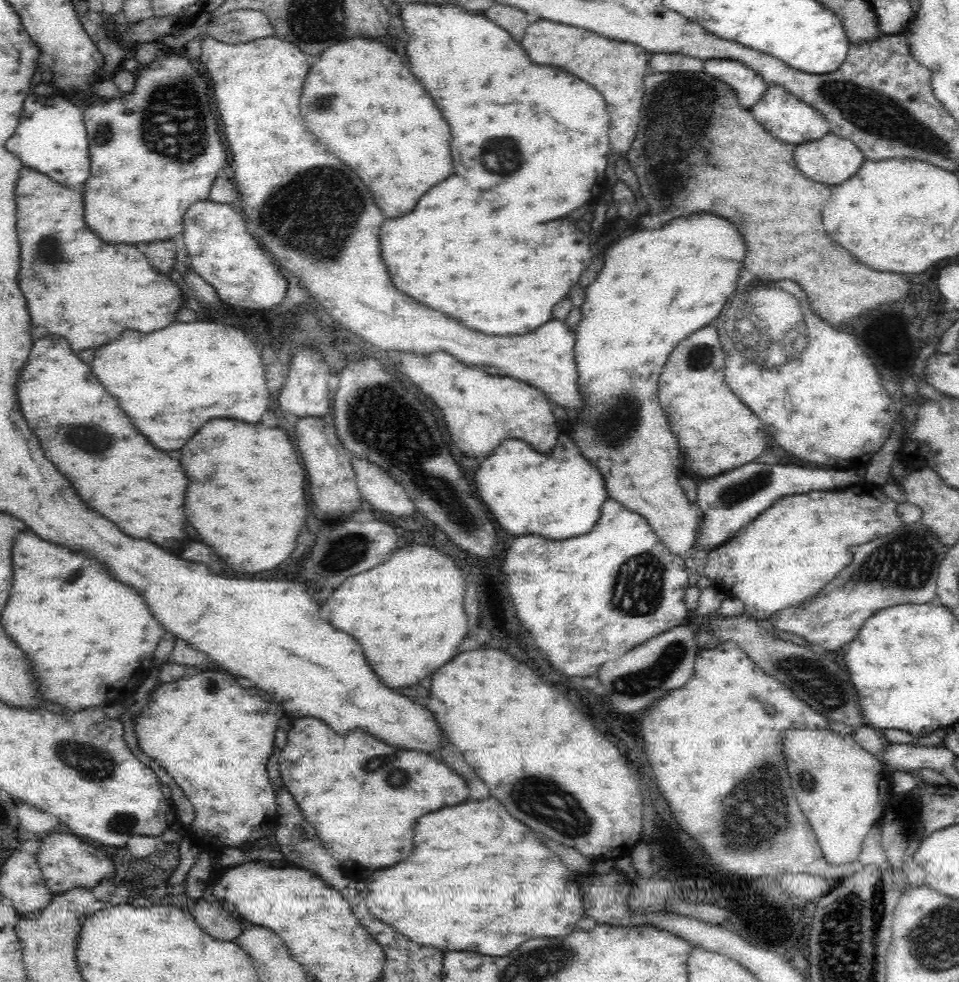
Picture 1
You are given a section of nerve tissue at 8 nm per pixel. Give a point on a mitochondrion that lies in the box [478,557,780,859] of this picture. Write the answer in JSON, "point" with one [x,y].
{"point":[542,799]}

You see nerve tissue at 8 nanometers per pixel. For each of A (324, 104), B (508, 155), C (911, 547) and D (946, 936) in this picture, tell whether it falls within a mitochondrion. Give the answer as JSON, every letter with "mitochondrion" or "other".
{"A":"mitochondrion","B":"mitochondrion","C":"mitochondrion","D":"mitochondrion"}

